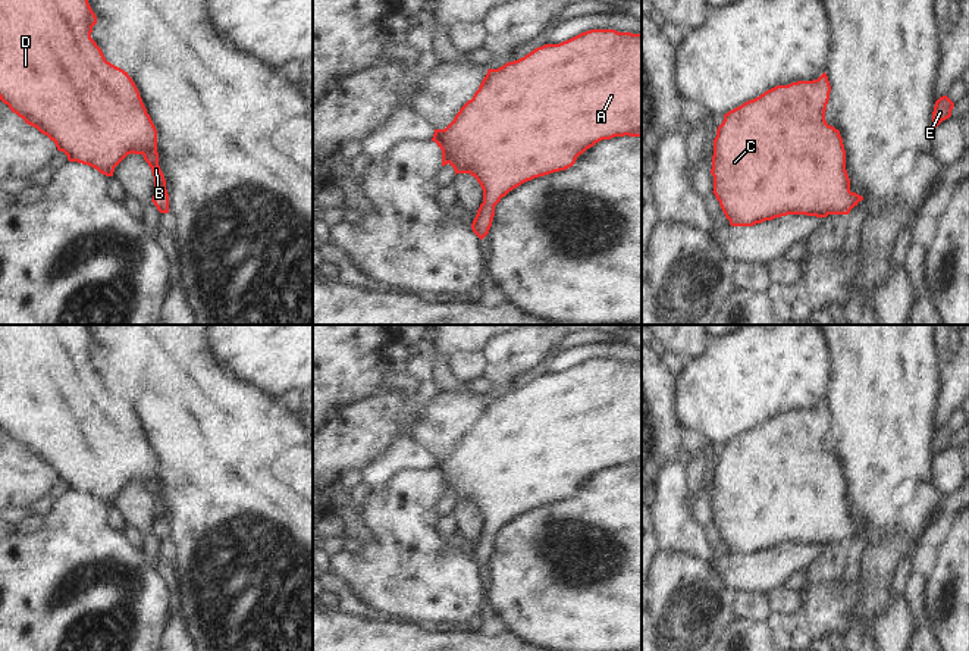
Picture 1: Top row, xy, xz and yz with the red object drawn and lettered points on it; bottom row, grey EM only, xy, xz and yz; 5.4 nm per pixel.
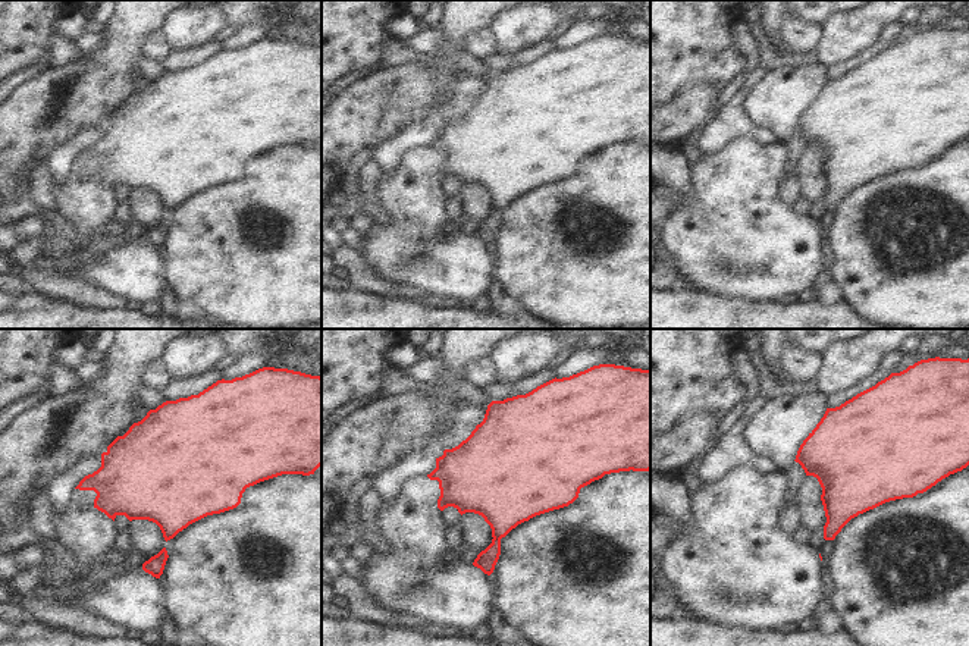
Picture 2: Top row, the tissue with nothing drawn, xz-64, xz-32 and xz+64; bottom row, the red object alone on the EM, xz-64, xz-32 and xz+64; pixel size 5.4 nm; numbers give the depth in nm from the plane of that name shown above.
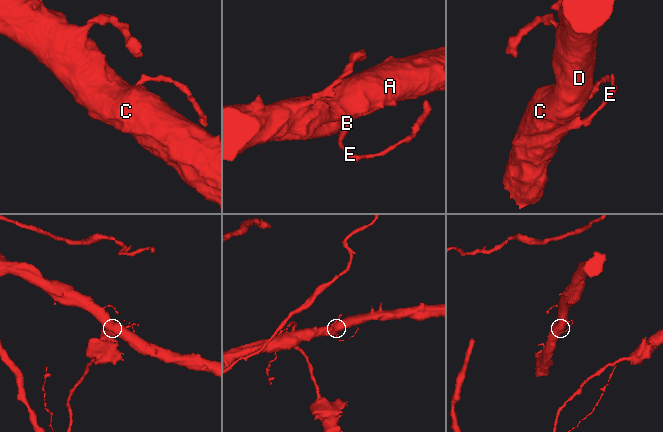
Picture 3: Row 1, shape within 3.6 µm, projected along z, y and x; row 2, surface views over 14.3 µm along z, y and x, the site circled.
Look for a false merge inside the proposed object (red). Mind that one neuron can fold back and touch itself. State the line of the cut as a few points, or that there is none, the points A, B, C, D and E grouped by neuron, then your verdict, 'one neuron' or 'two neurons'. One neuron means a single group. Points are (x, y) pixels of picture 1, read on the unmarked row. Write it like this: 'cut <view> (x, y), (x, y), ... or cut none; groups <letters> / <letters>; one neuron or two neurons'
cut none; groups A B C D E; one neuron

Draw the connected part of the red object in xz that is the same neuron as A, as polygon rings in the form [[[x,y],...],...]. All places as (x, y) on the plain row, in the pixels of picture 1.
[[[590,359],[559,373],[545,373],[537,376],[524,386],[508,391],[498,398],[487,398],[487,403],[473,428],[460,438],[454,450],[445,458],[435,458],[432,470],[435,470],[442,479],[442,495],[449,492],[454,497],[455,504],[470,503],[480,513],[483,519],[483,532],[477,539],[471,558],[480,569],[483,569],[492,555],[495,535],[509,520],[534,507],[565,500],[576,492],[580,483],[596,472],[624,464],[642,466],[642,363],[618,362],[615,359]]]

